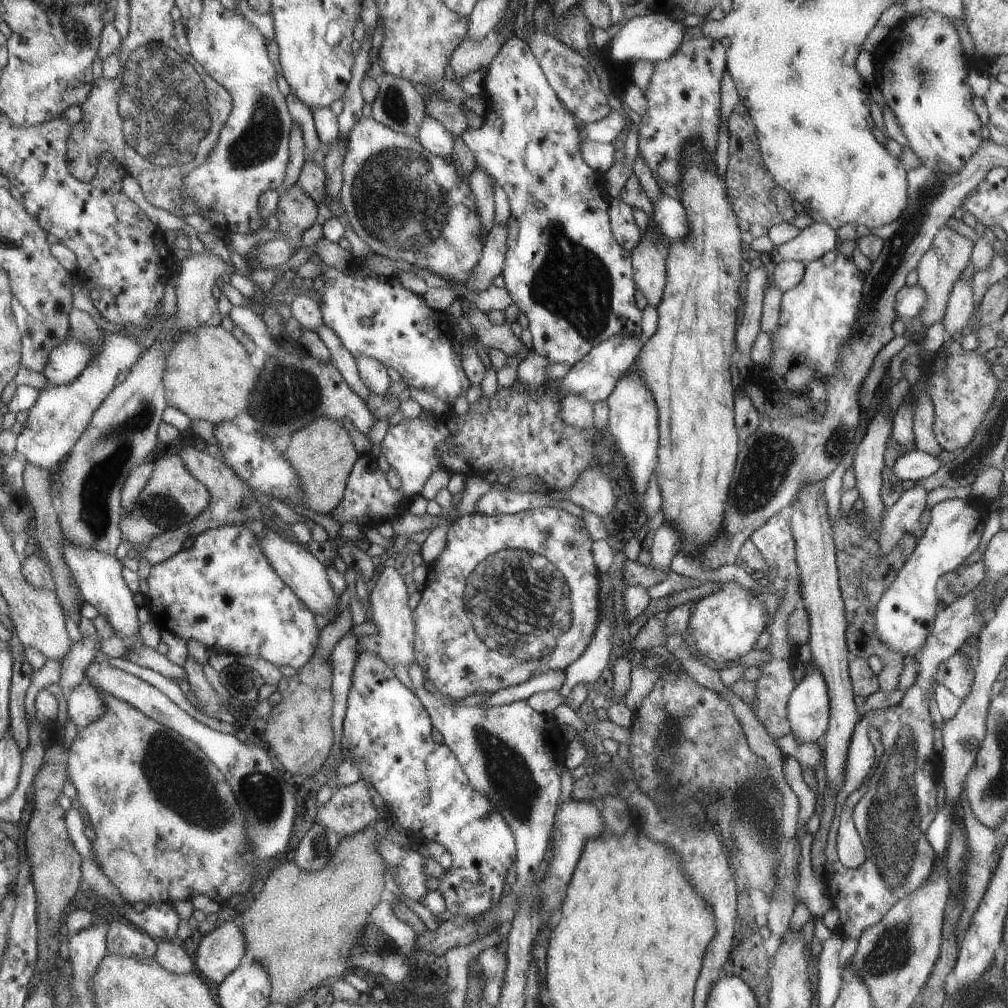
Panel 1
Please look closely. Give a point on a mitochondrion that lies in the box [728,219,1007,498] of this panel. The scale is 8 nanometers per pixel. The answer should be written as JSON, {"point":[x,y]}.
{"point":[968,464]}

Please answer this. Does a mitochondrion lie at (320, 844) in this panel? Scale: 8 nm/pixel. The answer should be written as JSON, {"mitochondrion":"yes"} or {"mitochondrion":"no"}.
{"mitochondrion":"yes"}

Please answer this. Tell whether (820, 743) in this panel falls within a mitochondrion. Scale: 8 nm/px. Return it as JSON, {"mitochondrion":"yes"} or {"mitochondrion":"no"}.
{"mitochondrion":"no"}

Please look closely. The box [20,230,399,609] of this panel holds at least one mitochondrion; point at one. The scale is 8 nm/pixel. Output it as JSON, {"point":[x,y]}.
{"point":[114,445]}

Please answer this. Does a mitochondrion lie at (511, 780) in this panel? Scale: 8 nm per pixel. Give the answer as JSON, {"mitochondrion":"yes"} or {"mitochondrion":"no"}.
{"mitochondrion":"yes"}

